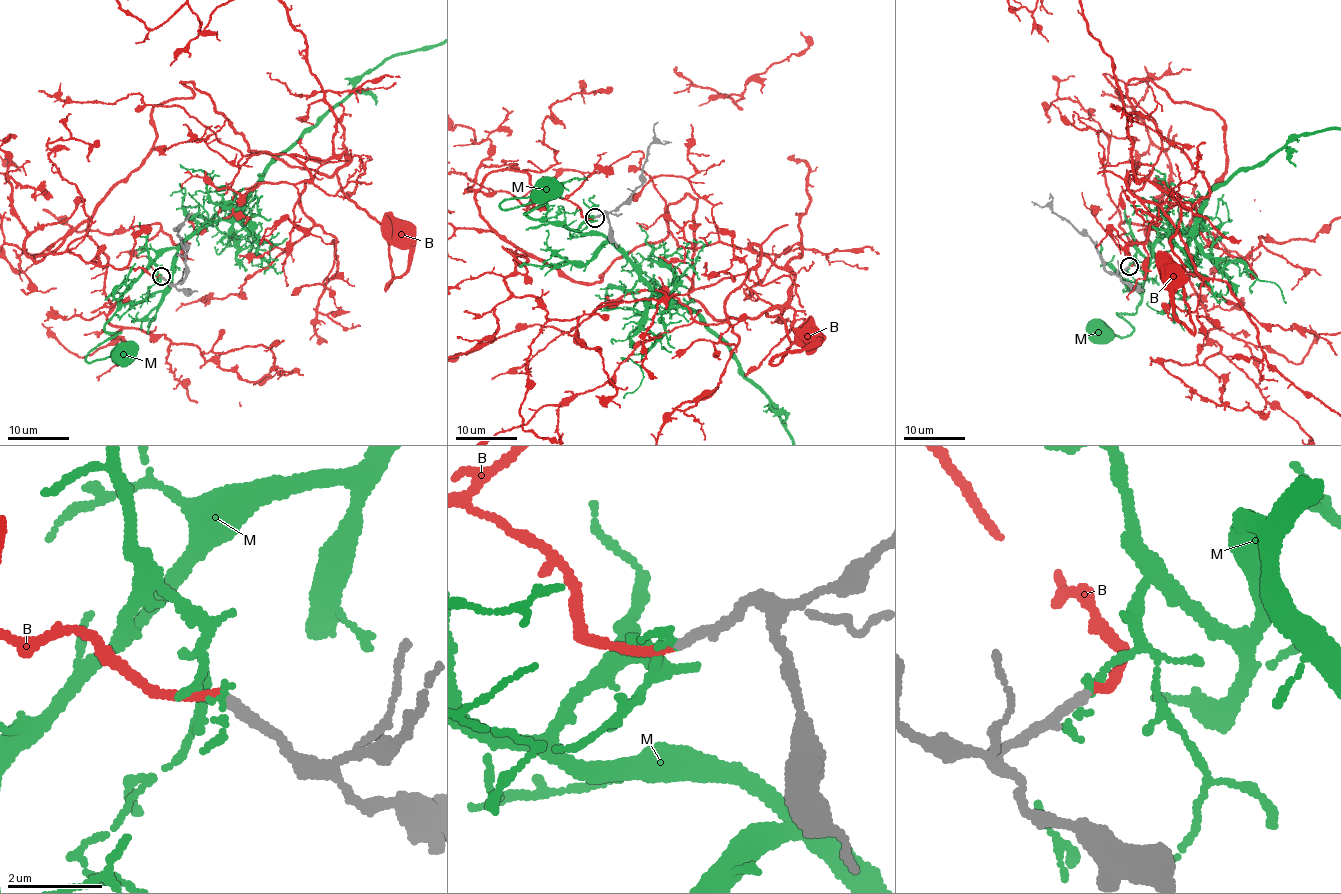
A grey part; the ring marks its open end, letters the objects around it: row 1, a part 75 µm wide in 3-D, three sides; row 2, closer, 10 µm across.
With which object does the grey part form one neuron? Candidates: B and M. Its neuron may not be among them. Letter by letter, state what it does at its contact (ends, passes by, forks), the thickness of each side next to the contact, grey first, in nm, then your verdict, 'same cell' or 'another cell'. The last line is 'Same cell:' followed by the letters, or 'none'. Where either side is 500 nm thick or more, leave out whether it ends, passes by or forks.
B: it ends | 220/180 nm | same cell
M: it passes by | 220/110 nm | another cell
Same cell: B

